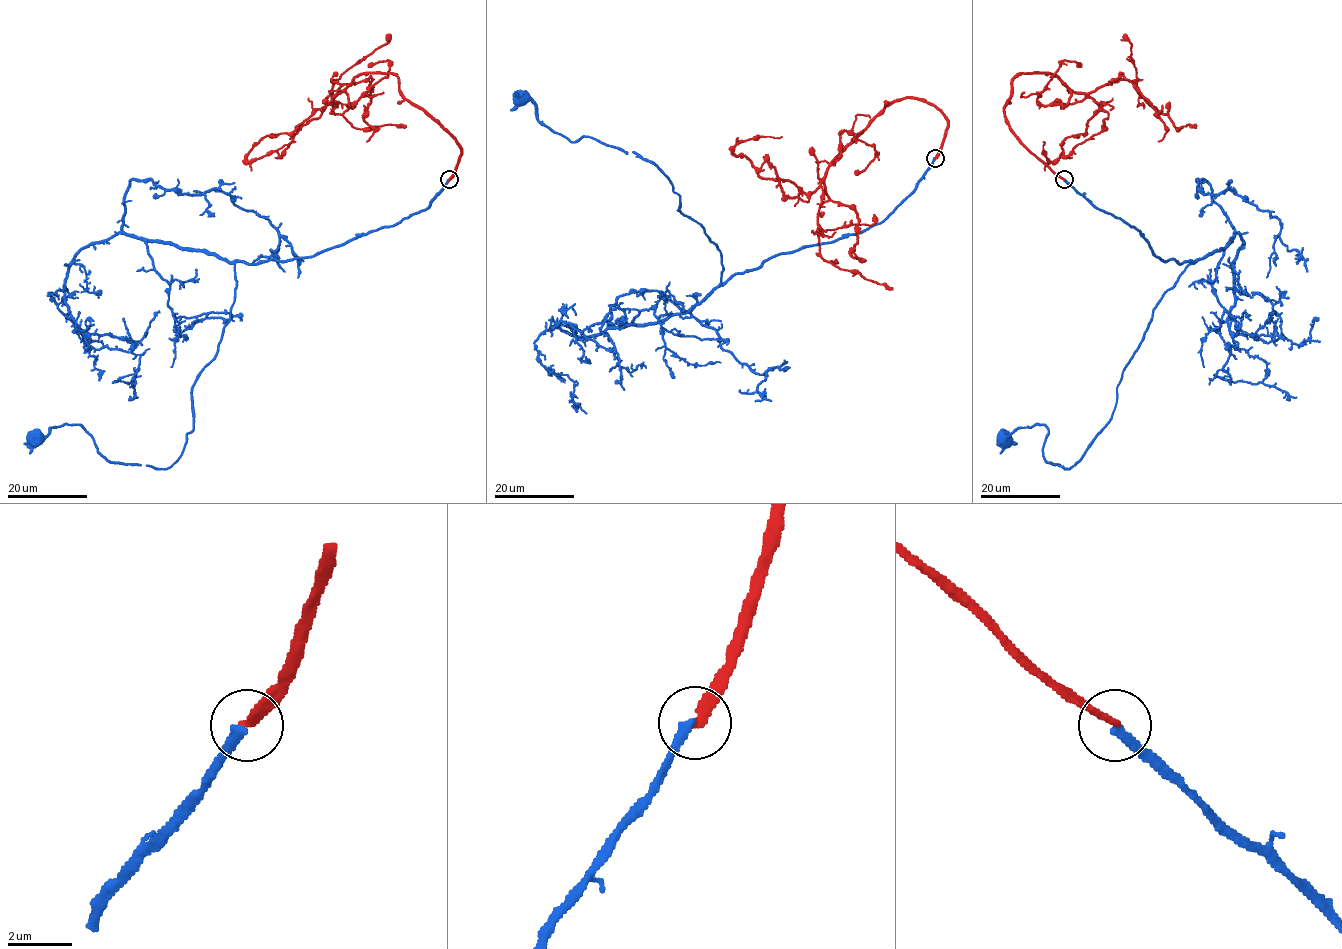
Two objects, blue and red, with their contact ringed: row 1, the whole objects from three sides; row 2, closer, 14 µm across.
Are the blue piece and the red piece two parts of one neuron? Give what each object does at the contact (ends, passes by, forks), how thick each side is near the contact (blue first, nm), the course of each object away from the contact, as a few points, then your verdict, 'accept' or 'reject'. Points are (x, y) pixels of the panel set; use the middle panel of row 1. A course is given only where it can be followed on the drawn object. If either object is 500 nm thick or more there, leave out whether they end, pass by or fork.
blue ends; red ends; calibres 300 and 280 nm; course blue (936, 158), (880, 222), (721, 284), (720, 251), (654, 164), (586, 136), (570, 142), (519, 99); course red (936, 158), (948, 118), (909, 97), (886, 105), (810, 194), (761, 178), (733, 152), (746, 140), (782, 136); reject

